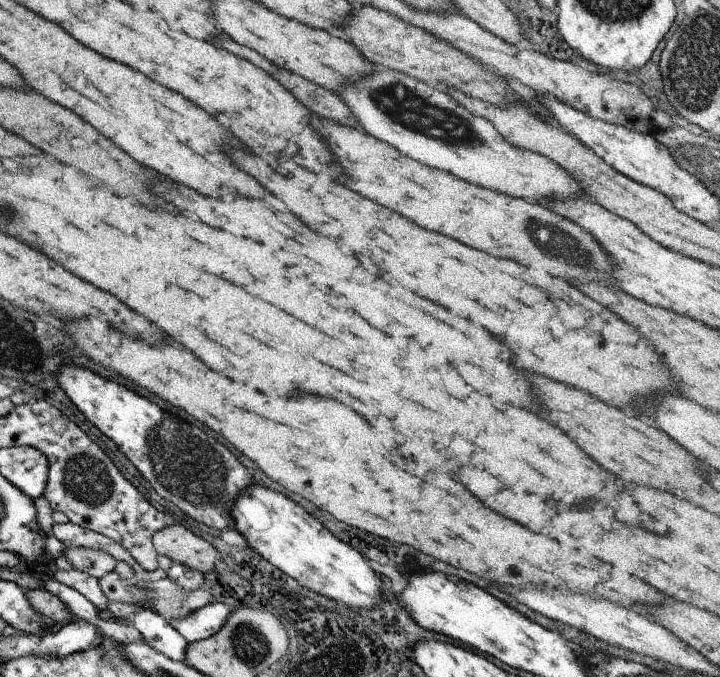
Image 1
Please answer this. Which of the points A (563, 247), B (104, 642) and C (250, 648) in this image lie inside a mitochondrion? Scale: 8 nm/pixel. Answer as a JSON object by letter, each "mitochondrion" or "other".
{"A":"mitochondrion","B":"other","C":"mitochondrion"}

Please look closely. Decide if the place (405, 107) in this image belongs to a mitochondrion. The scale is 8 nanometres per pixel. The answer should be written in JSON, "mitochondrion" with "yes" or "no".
{"mitochondrion":"yes"}

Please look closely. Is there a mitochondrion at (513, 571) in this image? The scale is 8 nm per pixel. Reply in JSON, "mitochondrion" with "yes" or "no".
{"mitochondrion":"no"}

